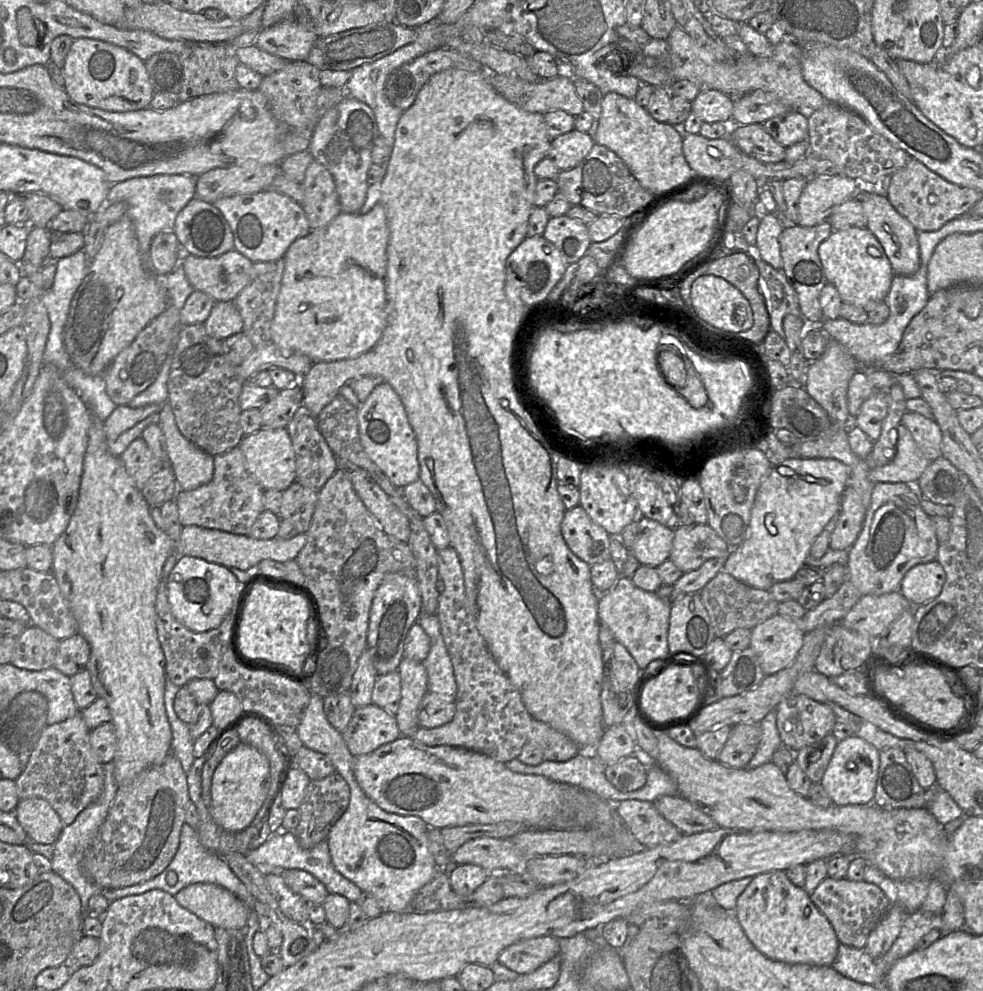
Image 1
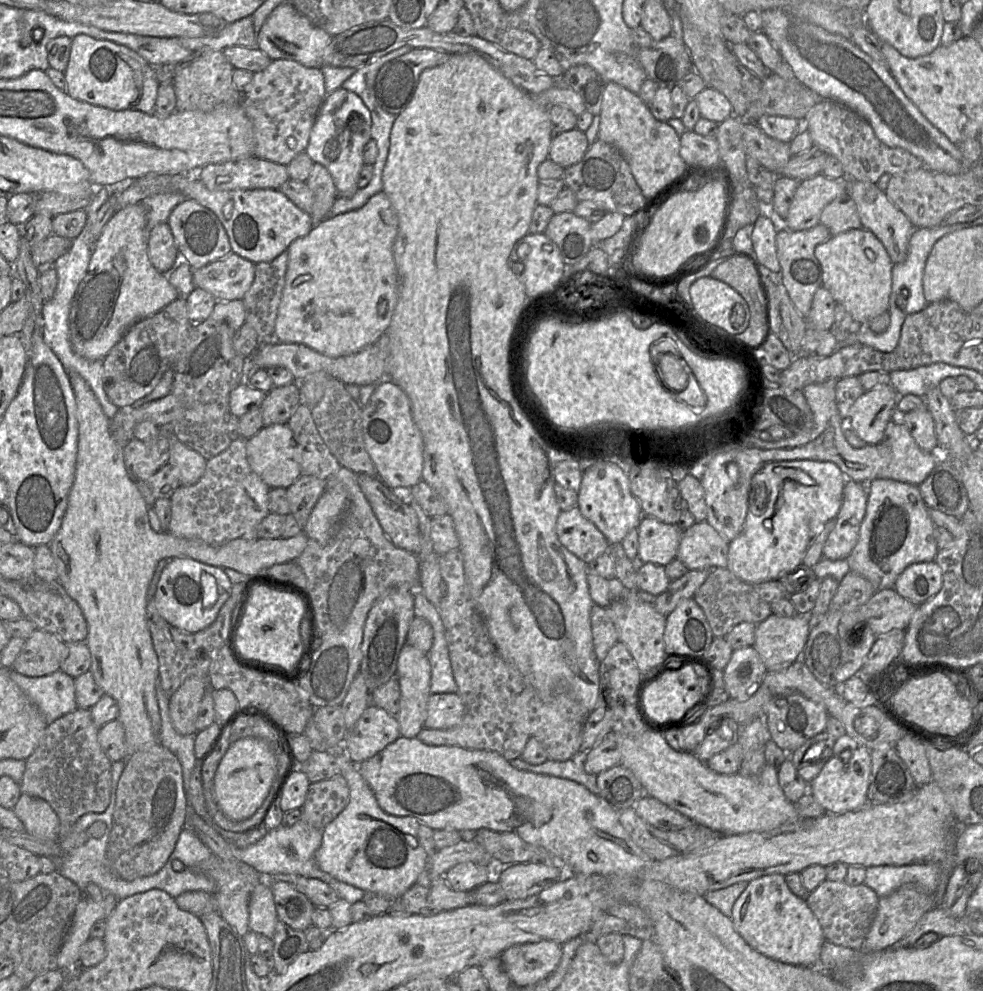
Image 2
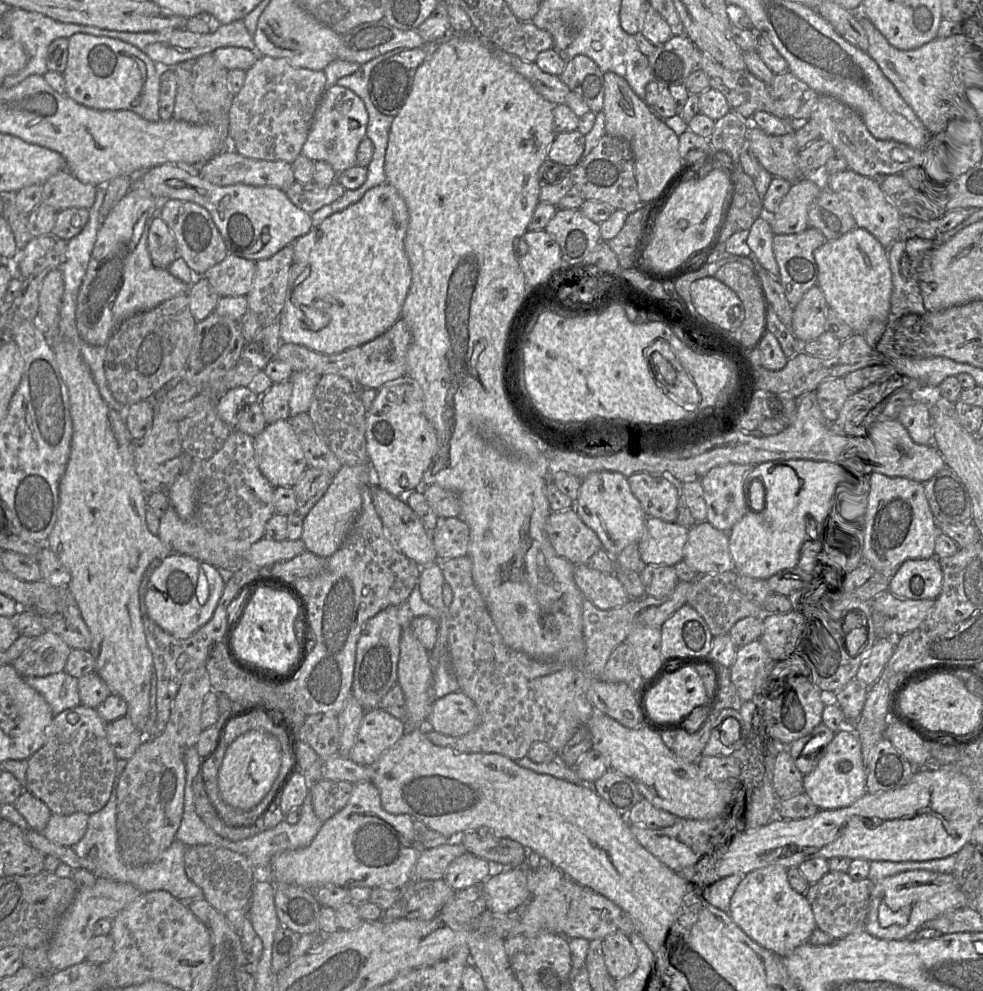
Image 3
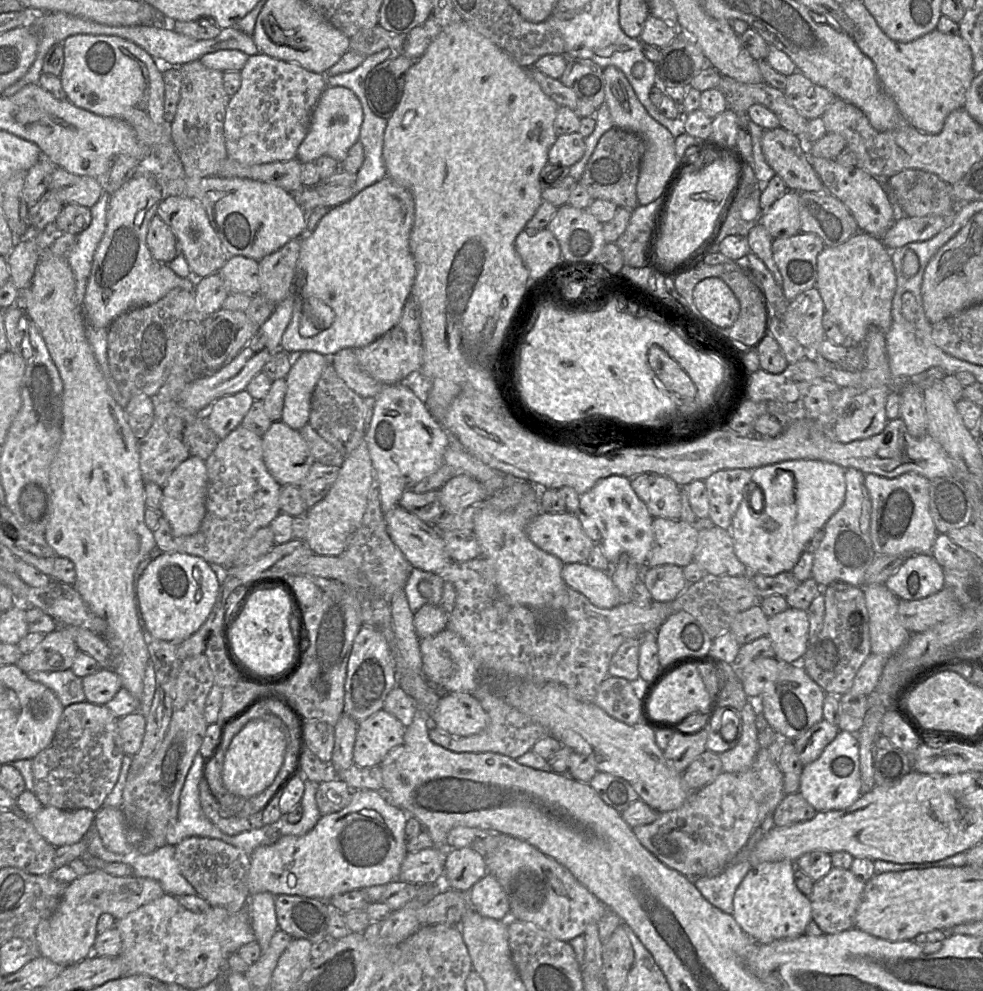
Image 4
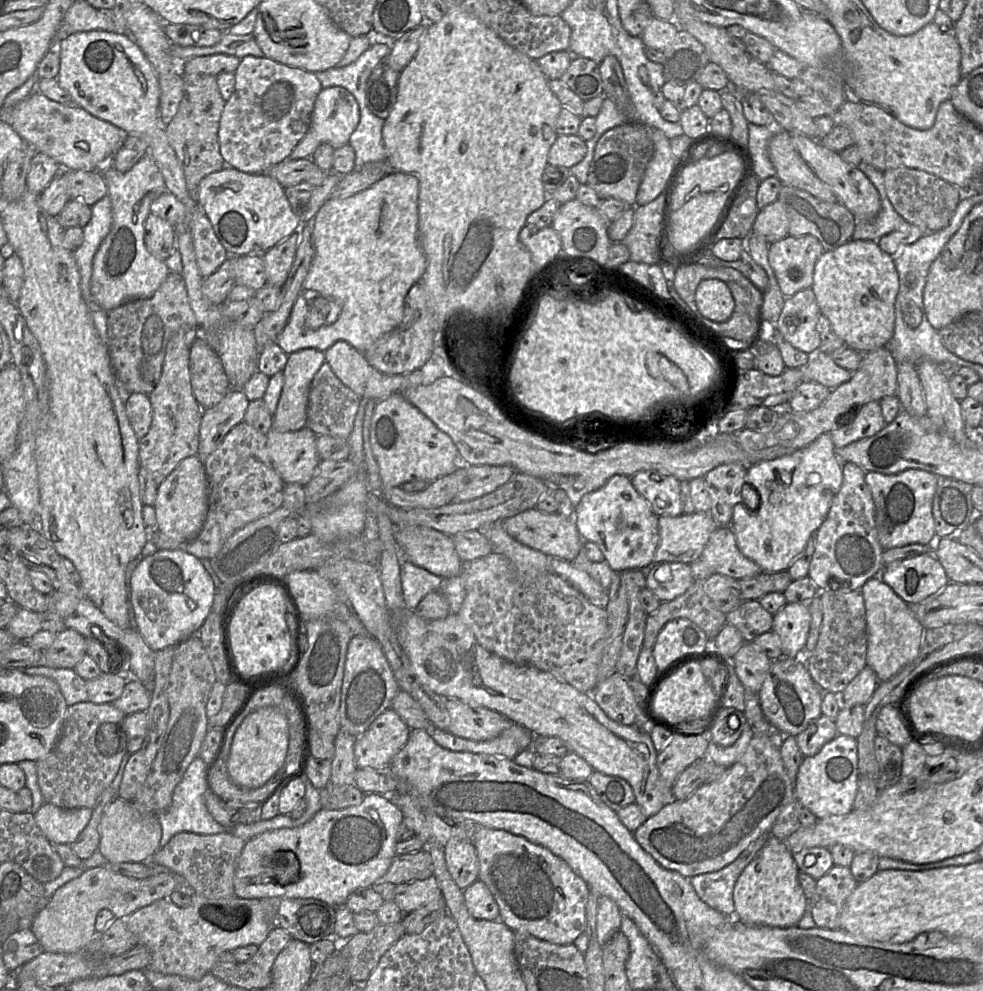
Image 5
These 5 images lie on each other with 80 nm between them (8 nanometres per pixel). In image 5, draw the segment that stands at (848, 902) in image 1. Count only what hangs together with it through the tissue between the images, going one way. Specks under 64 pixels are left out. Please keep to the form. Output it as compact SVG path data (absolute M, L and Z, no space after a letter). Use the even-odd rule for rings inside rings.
M834 865L824 876L817 880L816 891L809 900L808 907L816 926L831 930L839 929L840 916L845 903L857 886L858 883L853 877L850 868L844 866Z

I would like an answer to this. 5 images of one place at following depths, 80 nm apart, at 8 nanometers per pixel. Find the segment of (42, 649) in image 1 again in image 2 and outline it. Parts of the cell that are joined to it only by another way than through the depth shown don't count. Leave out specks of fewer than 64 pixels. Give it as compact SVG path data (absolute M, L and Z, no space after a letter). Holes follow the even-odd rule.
M36 629L16 657L12 669L28 677L40 677L60 670L68 645L58 636Z

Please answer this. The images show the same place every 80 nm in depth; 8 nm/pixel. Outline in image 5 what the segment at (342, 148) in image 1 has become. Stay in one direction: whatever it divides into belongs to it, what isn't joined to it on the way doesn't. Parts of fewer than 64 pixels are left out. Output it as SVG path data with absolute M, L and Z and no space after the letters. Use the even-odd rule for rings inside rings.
M342 86L322 88L316 97L309 129L287 159L312 158L313 153L322 143L330 144L334 149L347 144L359 120L359 105L351 92Z

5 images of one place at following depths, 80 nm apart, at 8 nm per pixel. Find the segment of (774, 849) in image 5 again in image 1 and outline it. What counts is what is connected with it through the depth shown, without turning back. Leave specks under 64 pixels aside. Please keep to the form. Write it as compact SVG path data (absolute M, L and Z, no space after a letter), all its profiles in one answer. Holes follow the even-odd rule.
M784 871L760 874L738 897L734 916L752 945L767 958L786 964L832 966L839 941L803 888L792 884Z

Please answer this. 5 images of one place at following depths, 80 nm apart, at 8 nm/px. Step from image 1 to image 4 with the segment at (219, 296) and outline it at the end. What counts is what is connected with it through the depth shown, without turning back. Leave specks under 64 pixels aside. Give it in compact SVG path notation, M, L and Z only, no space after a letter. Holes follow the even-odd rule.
M229 256L218 272L229 293L258 294L259 261L245 256Z

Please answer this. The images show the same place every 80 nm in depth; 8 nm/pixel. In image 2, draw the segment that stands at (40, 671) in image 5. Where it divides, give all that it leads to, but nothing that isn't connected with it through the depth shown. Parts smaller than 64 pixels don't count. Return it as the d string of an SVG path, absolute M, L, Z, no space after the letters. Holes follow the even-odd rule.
M10 669L9 676L39 708L48 724L77 709L74 678L61 670L45 676L28 677Z

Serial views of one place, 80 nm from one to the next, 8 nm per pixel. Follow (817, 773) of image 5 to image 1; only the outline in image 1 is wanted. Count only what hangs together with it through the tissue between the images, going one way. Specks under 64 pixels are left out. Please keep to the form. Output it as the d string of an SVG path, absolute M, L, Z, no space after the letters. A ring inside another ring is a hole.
M856 736L839 741L820 781L833 804L869 805L873 803L879 768L879 753L873 745Z

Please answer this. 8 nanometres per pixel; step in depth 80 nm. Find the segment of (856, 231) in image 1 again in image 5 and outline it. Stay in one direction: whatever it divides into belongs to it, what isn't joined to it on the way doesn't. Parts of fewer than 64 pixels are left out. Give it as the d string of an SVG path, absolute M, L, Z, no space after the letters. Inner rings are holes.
M850 239L834 250L824 251L816 262L811 289L820 313L827 317L846 346L867 353L890 345L899 275L894 257L885 253L878 241Z

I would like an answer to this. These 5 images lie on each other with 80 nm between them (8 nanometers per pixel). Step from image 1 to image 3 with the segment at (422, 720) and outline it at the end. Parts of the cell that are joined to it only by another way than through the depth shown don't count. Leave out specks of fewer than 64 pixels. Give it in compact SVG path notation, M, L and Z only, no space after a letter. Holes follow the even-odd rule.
M458 690L432 701L425 726L444 735L458 737L472 731L479 722L475 703Z

